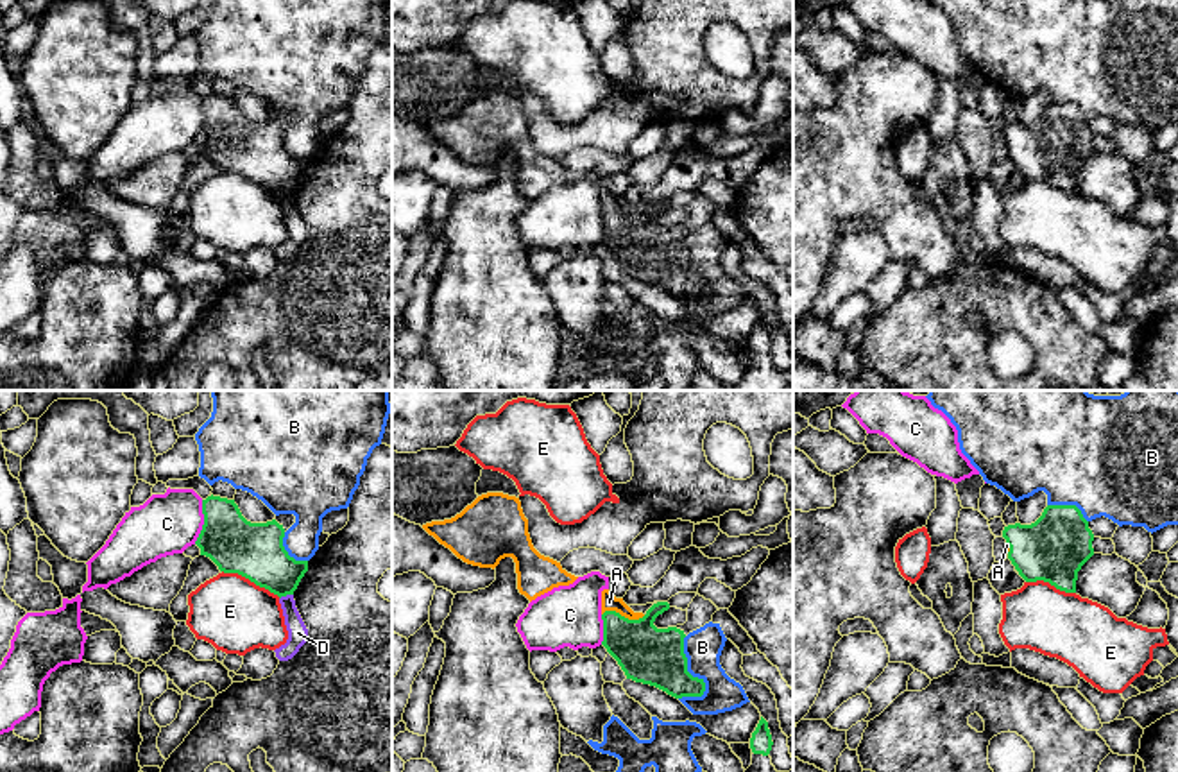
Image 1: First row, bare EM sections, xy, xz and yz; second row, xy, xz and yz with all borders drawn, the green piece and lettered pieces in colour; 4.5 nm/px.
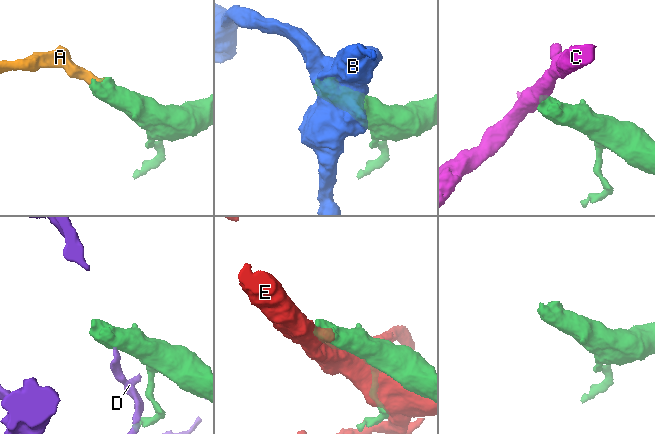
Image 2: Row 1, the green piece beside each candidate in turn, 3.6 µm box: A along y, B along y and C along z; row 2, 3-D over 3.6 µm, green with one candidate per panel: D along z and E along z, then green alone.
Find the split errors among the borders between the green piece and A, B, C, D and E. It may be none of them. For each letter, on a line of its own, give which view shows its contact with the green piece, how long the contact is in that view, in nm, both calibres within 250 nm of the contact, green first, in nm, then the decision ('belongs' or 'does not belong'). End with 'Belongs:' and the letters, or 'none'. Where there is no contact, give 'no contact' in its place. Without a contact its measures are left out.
A: meets green in xz; contact 200 nm long; 260 nm thick on the green side, 70 nm on the other; belongs
B: meets green in xz; contact 280 nm long; 260 nm thick on the green side, 170 nm on the other; does not belong
C: meets green in xy; contact 200 nm long; 240 nm thick on the green side, 280 nm on the other; does not belong
D: meets green in xy; contact 70 nm long; 260 nm thick on the green side, 90 nm on the other; does not belong
E: meets green in xy; contact 300 nm long; 260 nm thick on the green side, 340 nm on the other; does not belong
Belongs: A

